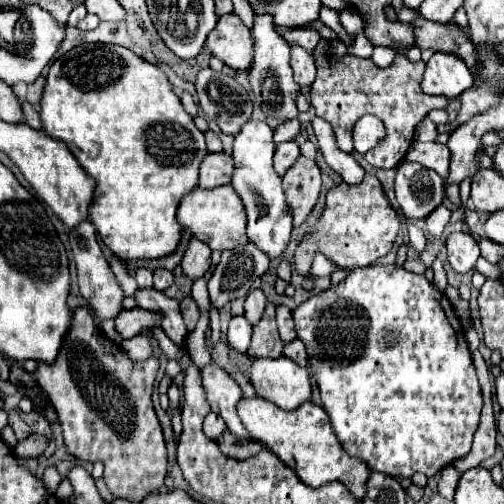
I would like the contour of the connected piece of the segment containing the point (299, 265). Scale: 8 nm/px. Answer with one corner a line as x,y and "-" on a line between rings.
365,174
363,182
351,188
349,184
339,184
327,192
327,206
319,220
317,232
303,240
295,252
295,268
299,274
307,276
315,252
325,254
337,268
353,270
375,264
383,258
395,242
399,232
399,216
389,206
387,196
373,174

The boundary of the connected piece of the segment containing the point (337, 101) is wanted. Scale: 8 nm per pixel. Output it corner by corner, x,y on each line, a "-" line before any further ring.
313,52
313,58
317,62
317,80
315,80
315,86
311,86
311,106
315,108
315,114
319,118
323,118
325,122
331,124
333,128
333,134
335,134
335,140
337,140
337,148
343,150
343,152
353,152
353,140
351,140
351,132
353,132
353,126
355,122
365,116
365,114
373,114
377,116
385,128
387,128
387,136
380,142
374,149
367,153
367,160
374,168
397,168
399,162
405,160
405,154
413,142
413,136
415,136
415,128
417,124
433,110
433,108
445,108
447,106
447,98
443,96
427,96
423,90
421,90
421,78
423,78
423,72
425,72
425,62
419,60
419,62
409,62
405,54
397,54
393,64
387,66
387,68
379,68
373,64
371,58
363,60
363,58
355,58
351,54
345,54
345,56
335,56
331,52
327,52
325,56
315,56

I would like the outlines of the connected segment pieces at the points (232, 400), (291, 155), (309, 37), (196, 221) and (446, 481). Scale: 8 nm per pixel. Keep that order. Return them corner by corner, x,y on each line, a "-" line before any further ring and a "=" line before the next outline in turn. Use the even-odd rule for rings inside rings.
207,364
201,370
201,376
203,376
203,388
207,392
211,410
225,420
227,430
243,440
255,442
255,438
251,438
251,434
245,430
237,414
237,404
243,398
239,384
217,364
=
283,142
283,144
279,144
275,148
275,158
273,158
275,172
279,176
283,176
291,168
291,164
295,164
297,158
299,158
299,146
297,146
297,142
=
291,28
283,34
283,40
289,44
289,46
301,46
305,48
307,52
313,52
317,42
321,40
319,32
313,30
313,28
=
219,186
215,190
203,190
195,188
189,192
177,210
177,220
183,228
189,228
195,238
209,244
213,250
227,250
237,248
249,242
247,238
247,214
243,200
237,196
237,192
231,186
=
447,466
441,474
441,480
439,480
439,494
447,500
453,500
453,494
455,494
455,488
457,488
457,482
459,482
459,472
453,468
453,466

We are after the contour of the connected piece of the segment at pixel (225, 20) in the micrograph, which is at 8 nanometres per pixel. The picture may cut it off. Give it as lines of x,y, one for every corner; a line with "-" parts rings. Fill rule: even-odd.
237,14
219,18
215,32
211,32
207,38
207,48
233,70
249,70
253,64
251,30
241,22

